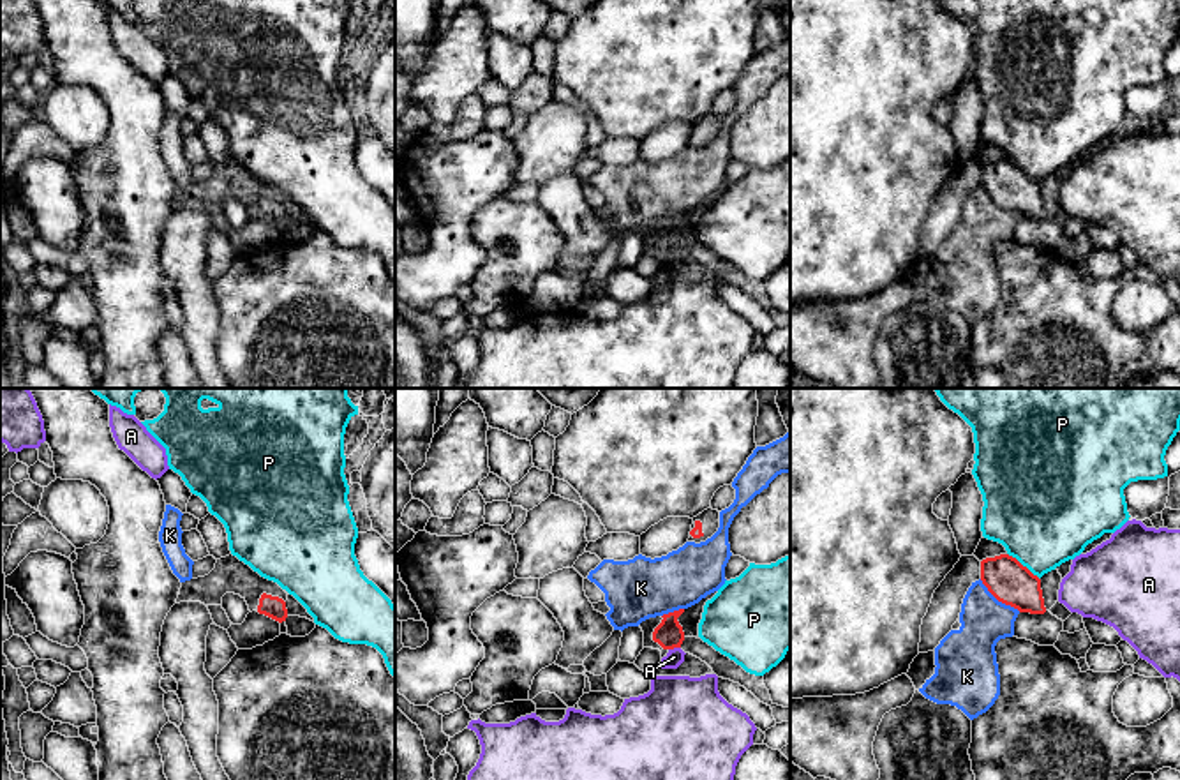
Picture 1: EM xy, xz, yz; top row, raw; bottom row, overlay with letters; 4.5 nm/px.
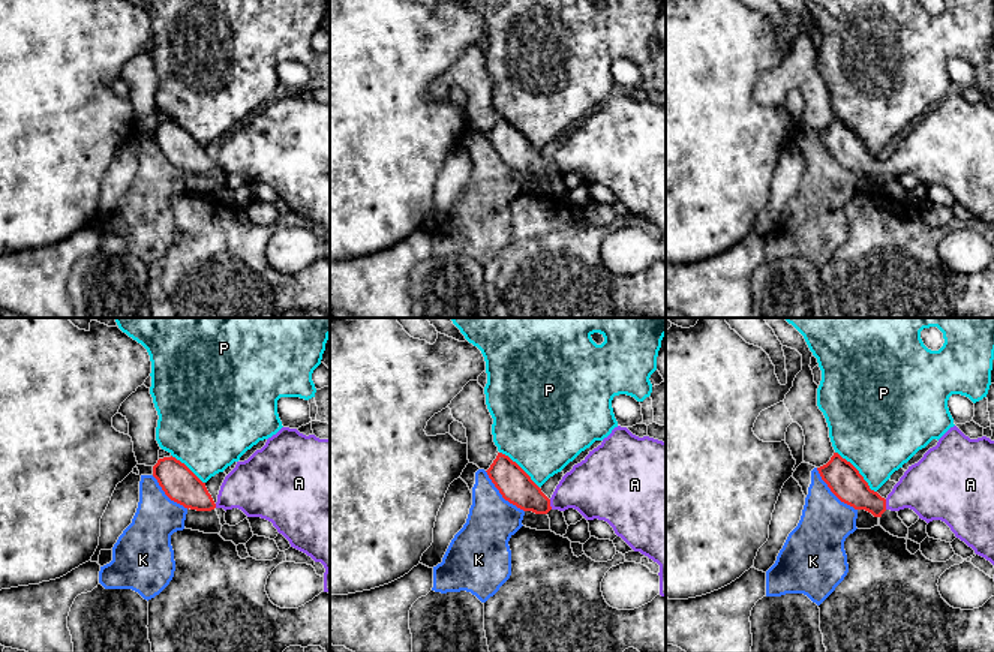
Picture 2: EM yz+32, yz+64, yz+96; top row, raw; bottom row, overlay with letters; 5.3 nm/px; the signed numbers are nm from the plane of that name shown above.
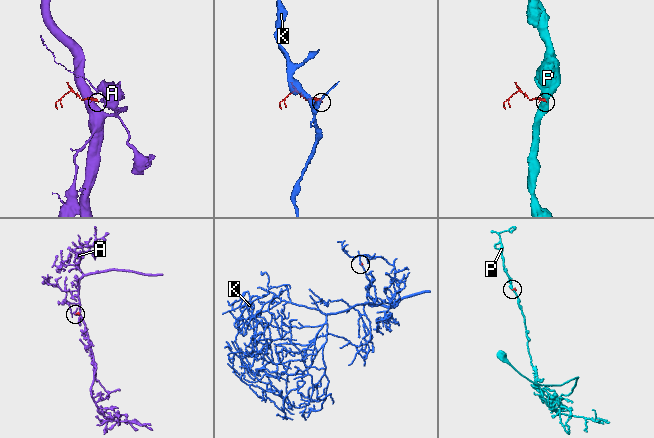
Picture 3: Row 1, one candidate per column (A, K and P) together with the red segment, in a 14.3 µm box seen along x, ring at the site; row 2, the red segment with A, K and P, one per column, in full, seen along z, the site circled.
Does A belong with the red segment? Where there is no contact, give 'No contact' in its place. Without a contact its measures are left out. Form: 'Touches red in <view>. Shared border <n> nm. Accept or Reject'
Touches red in xz. Shared border 60 nm. Accept

